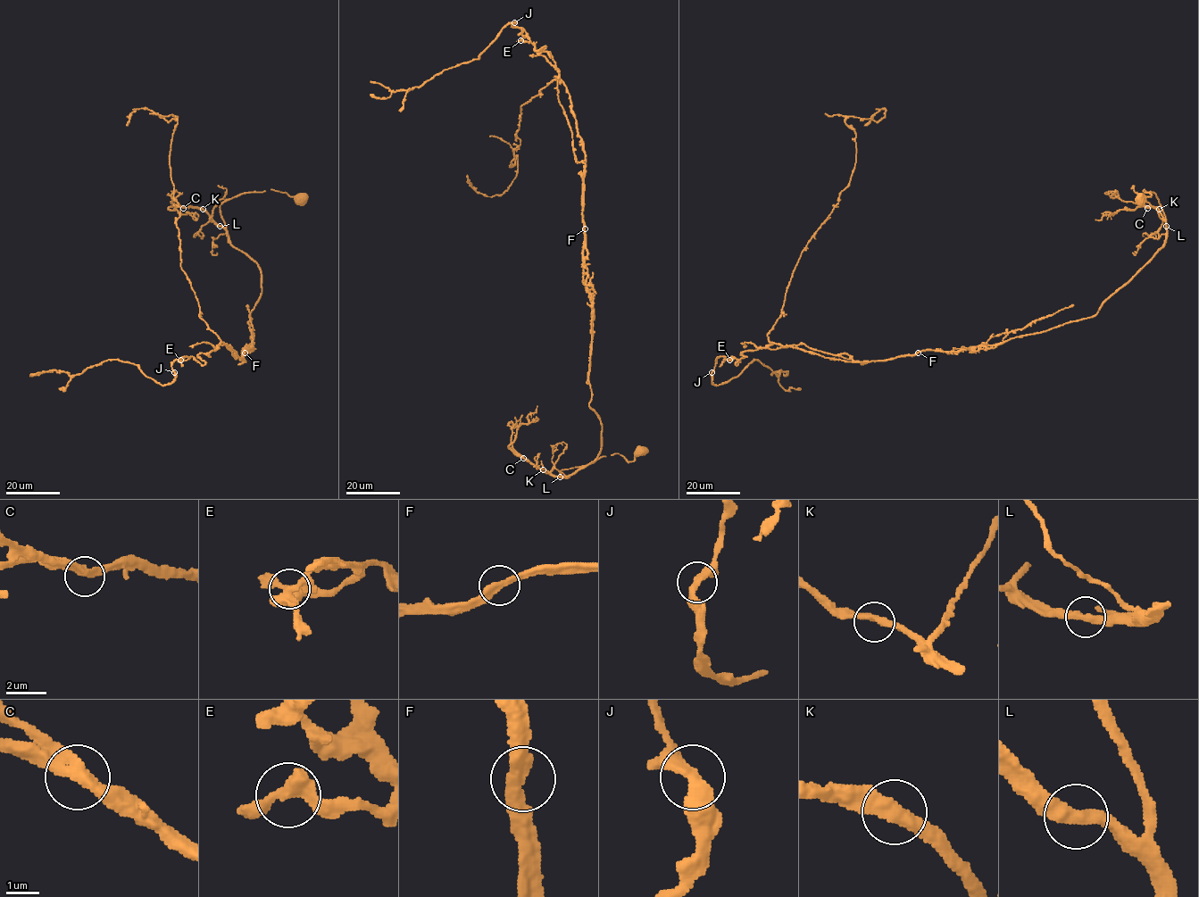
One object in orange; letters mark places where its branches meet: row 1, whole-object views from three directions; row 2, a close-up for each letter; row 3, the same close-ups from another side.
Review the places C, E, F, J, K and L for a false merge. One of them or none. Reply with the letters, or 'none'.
F

